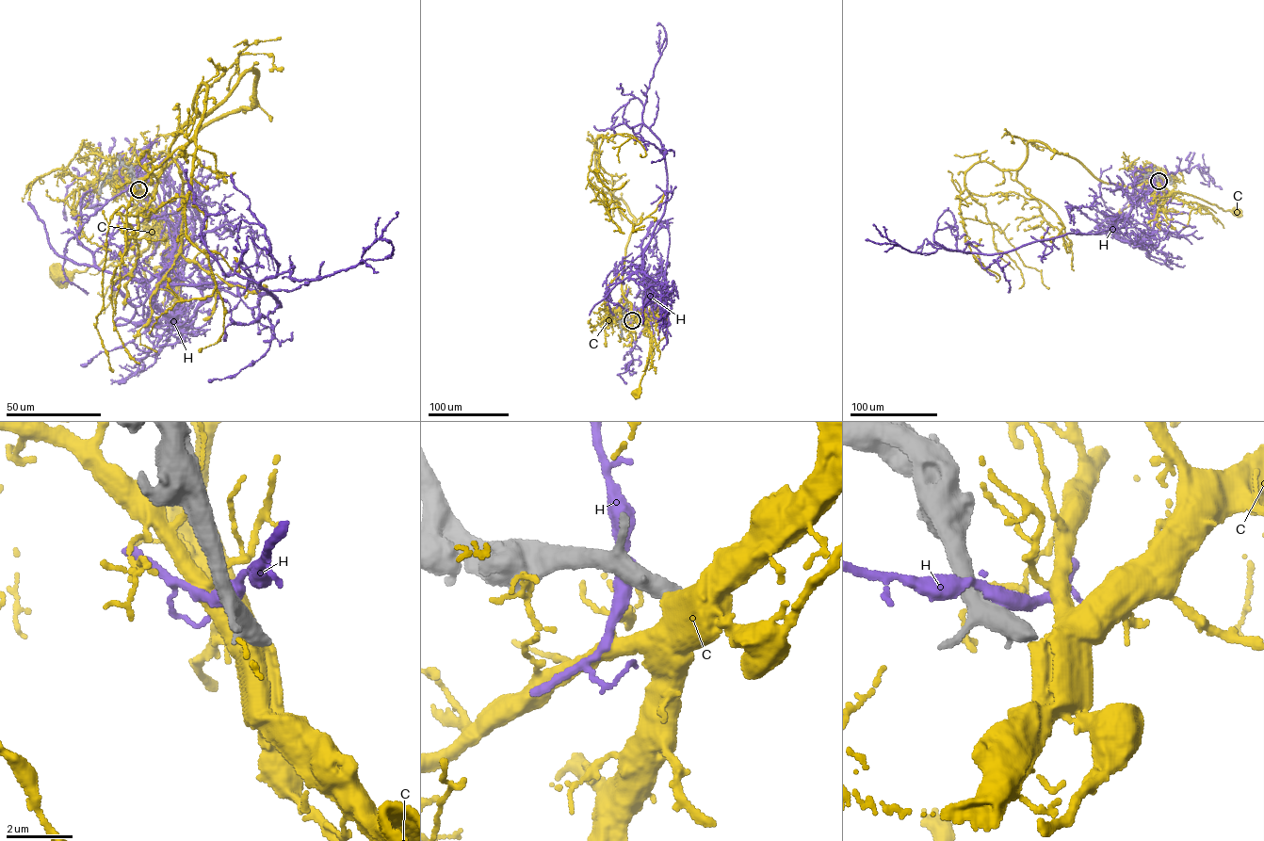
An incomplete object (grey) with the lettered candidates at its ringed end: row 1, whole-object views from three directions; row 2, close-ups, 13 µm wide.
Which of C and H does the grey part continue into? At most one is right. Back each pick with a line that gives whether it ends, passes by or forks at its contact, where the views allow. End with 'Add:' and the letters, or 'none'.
Add: none

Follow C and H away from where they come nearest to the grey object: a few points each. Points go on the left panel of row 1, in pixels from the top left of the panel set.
C: (138, 189), (157, 226), (120, 254), (85, 270), (57, 273)
H: (137, 186), (176, 235), (151, 292), (230, 282), (281, 306), (260, 282), (391, 255), (380, 239)

